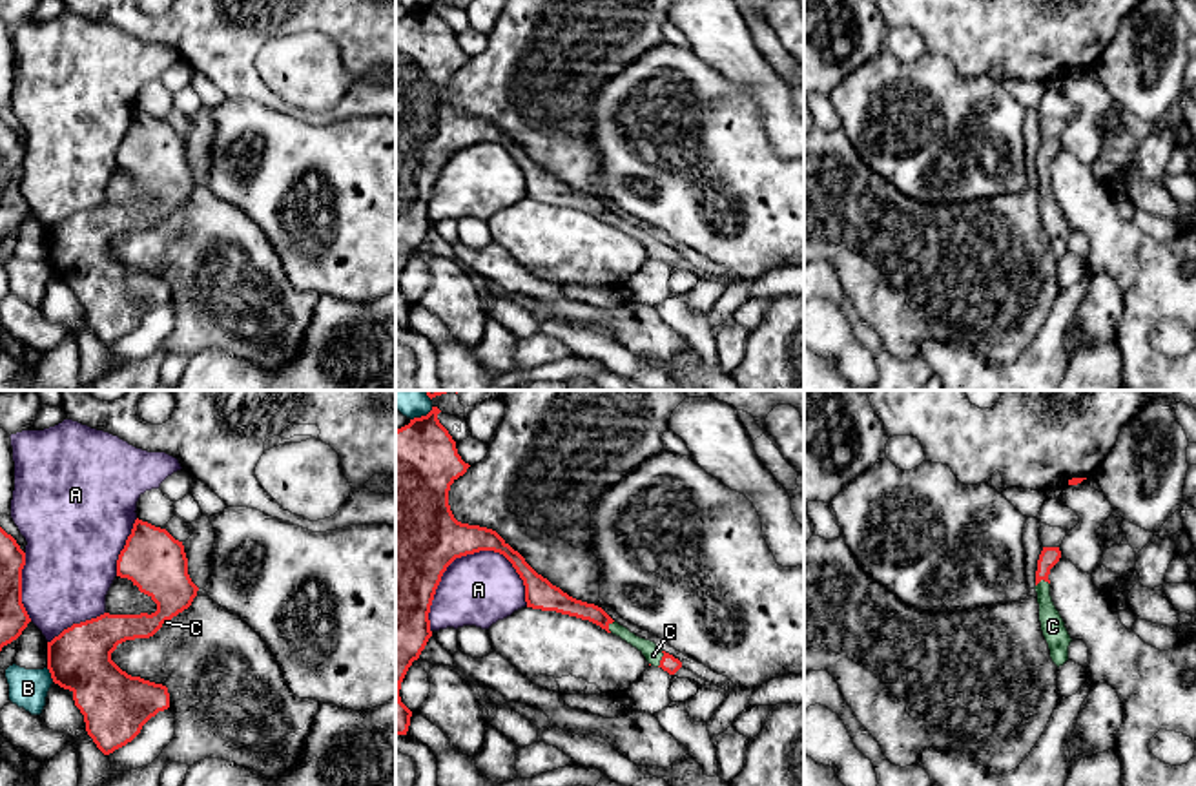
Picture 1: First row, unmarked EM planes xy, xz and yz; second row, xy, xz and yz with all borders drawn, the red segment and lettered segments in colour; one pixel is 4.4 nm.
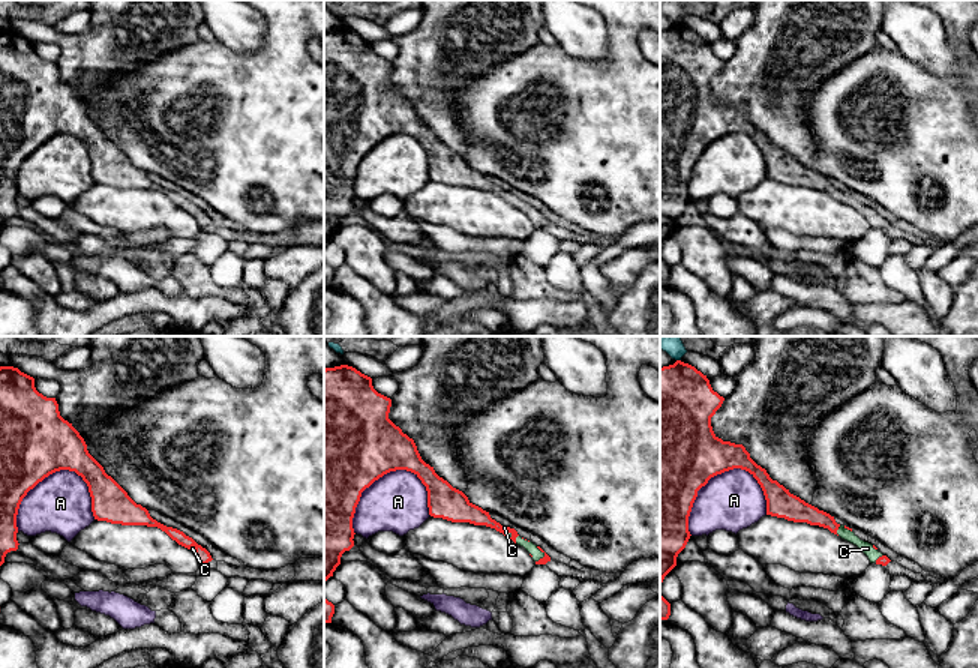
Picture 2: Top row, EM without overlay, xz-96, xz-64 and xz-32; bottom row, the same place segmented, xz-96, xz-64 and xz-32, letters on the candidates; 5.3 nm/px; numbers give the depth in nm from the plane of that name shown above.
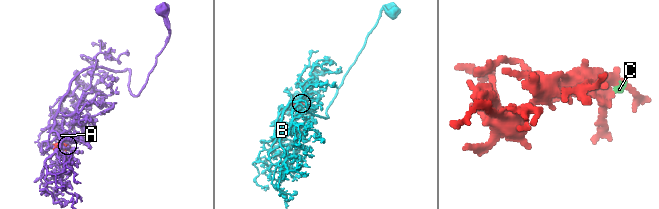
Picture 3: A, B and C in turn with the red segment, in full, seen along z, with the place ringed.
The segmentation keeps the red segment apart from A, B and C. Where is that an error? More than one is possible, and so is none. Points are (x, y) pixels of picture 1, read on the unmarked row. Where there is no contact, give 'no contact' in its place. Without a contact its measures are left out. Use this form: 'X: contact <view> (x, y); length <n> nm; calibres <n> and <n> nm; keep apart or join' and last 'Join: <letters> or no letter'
A: contact xz (447, 157); length 480 nm; calibres 500 and 320 nm; keep apart
B: contact xy (51, 267); length 70 nm; calibres 280 and 180 nm; keep apart
C: contact xz (662, 250); length 80 nm; calibres 70 and 80 nm; join
Join: C

